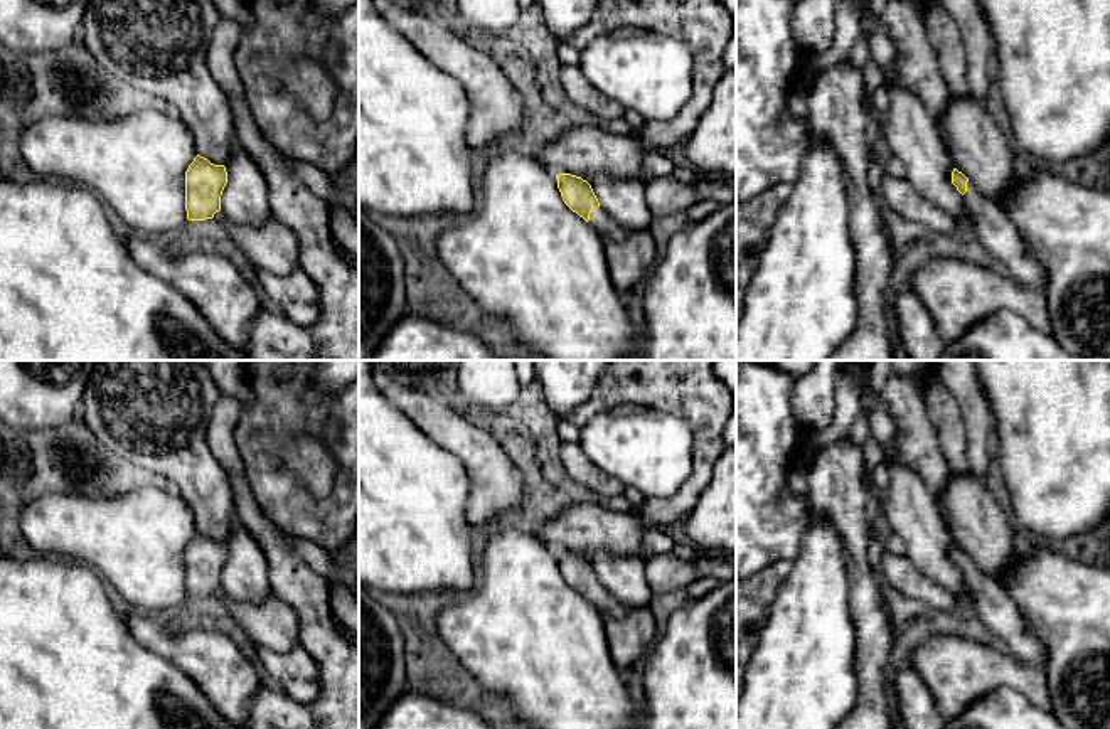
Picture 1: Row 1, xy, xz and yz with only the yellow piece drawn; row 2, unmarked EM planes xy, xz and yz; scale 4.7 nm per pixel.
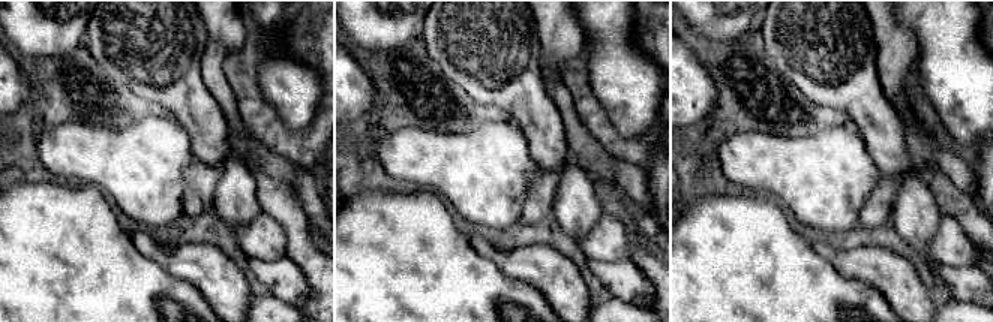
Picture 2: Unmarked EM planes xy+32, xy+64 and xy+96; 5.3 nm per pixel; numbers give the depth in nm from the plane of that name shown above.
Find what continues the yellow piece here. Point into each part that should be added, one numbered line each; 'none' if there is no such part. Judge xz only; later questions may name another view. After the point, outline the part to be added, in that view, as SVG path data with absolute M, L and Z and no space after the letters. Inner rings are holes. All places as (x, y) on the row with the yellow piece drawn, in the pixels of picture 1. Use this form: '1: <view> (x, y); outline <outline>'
1: xz (600, 221); outline M601 207L591 210L588 224L600 234L603 241L620 241L625 237L625 231L620 227L620 224Z

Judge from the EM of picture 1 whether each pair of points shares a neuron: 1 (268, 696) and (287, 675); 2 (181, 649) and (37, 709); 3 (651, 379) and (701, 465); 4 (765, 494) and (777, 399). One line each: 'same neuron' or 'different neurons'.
1: different neurons
2: different neurons
3: same neuron
4: same neuron

